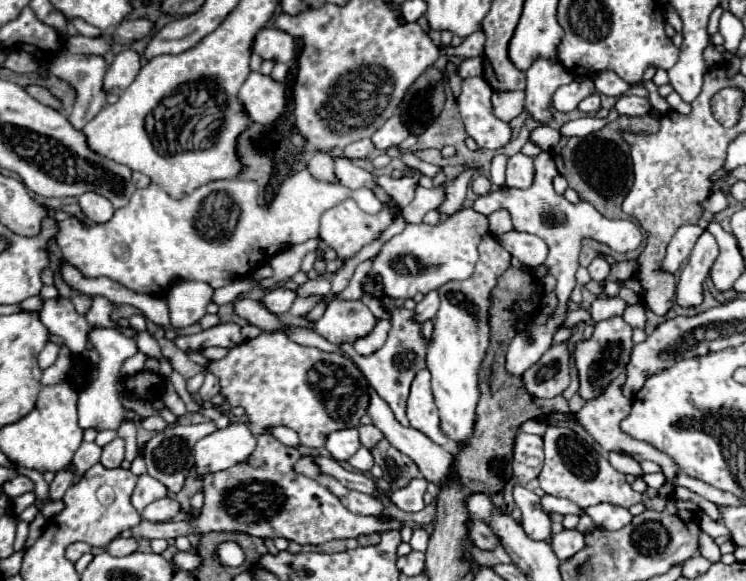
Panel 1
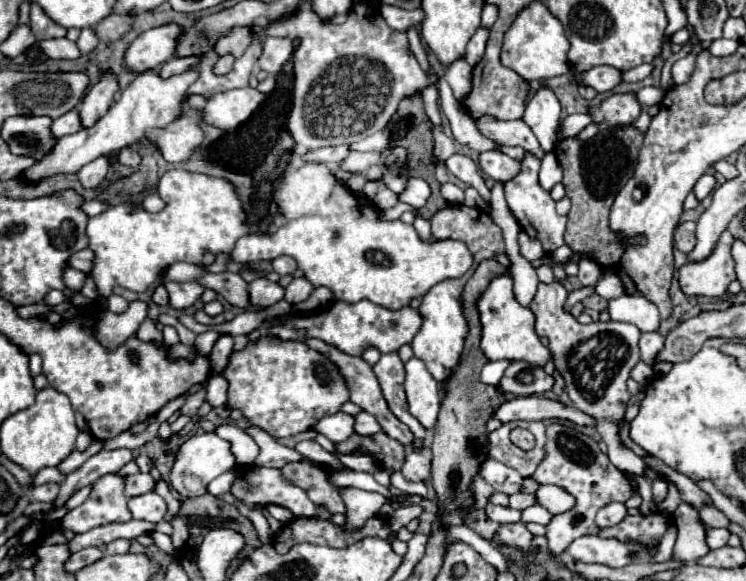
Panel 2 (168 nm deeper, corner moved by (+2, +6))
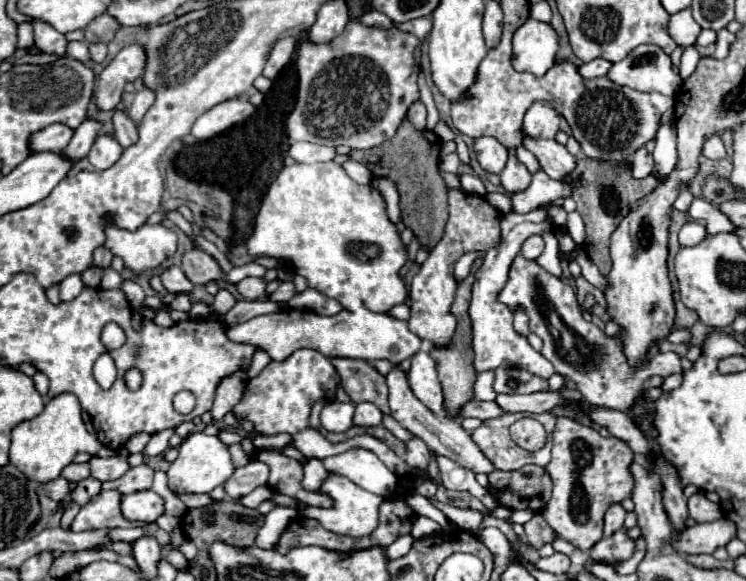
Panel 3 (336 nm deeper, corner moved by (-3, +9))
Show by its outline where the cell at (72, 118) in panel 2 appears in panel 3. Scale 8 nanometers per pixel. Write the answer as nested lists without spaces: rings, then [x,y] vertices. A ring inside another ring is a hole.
[[[54,123],[54,125],[46,127],[44,131],[38,131],[36,135],[32,135],[30,147],[36,153],[40,153],[40,151],[62,151],[70,143],[72,135],[74,135],[72,127],[68,127],[64,123]]]

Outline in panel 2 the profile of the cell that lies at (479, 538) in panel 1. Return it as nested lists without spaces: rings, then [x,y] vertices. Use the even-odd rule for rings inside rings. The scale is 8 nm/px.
[[[517,522],[517,524],[503,524],[501,530],[499,530],[499,534],[497,534],[497,540],[501,544],[529,548],[531,546],[531,540],[533,540],[533,534],[521,522]]]

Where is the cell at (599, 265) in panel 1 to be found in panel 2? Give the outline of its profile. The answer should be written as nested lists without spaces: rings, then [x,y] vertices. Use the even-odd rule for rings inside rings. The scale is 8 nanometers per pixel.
[[[583,258],[579,262],[579,274],[577,274],[577,278],[579,278],[579,282],[583,286],[595,286],[595,282],[599,278],[599,266],[593,260]]]

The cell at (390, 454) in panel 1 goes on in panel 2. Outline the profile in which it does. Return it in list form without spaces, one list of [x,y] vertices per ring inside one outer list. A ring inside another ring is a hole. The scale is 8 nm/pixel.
[[[377,432],[371,436],[351,434],[351,438],[335,444],[335,448],[337,448],[337,452],[351,452],[355,448],[369,450],[389,474],[401,470],[401,466],[405,462],[405,448],[397,440],[389,438],[385,432]]]

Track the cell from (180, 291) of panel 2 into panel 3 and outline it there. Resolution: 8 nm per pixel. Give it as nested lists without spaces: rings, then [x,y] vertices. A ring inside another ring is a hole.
[[[170,267],[162,275],[162,283],[168,289],[168,293],[190,293],[194,291],[194,283],[184,275],[180,267]]]

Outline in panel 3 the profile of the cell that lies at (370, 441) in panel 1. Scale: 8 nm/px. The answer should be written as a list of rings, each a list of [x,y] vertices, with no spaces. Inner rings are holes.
[[[370,402],[358,403],[356,405],[356,413],[354,413],[354,425],[360,425],[360,427],[382,425],[380,409]]]

